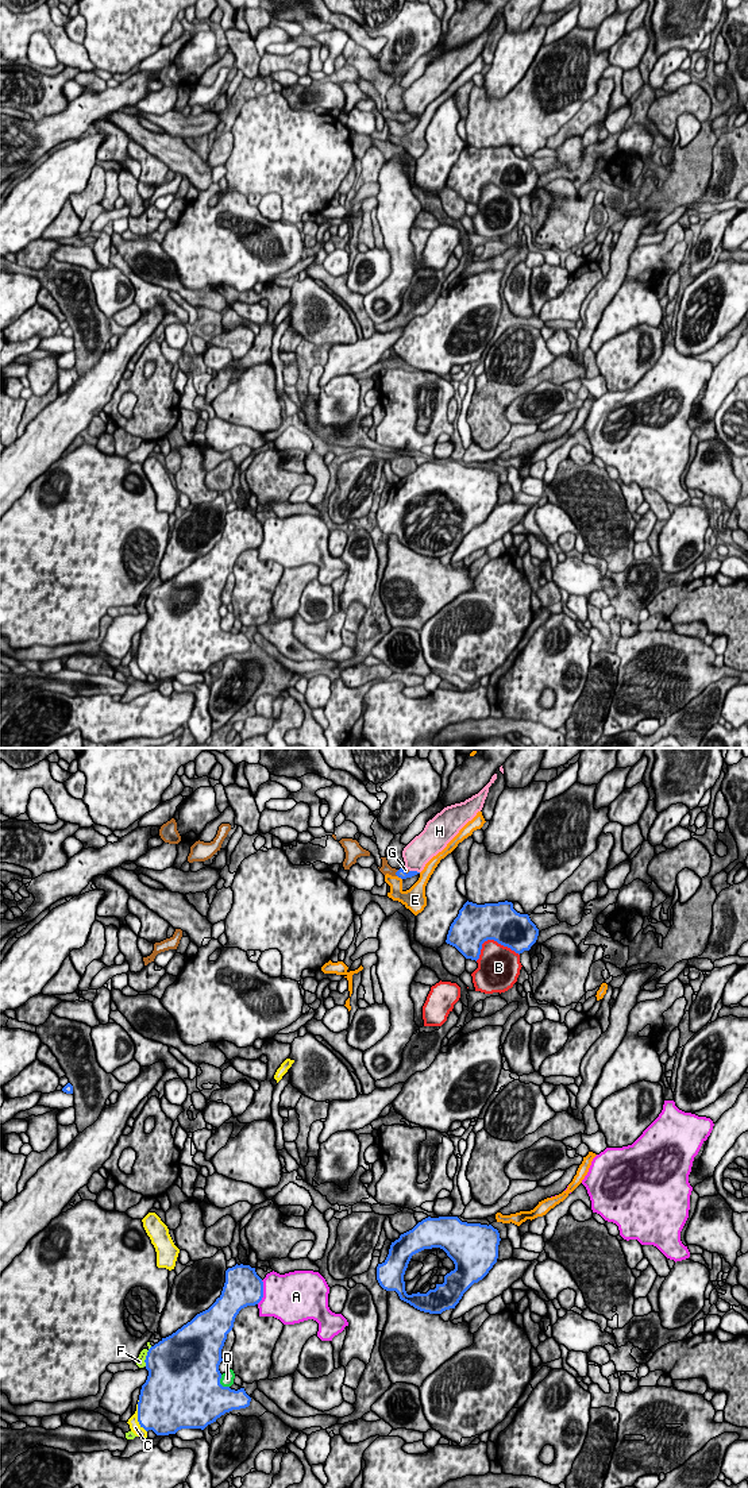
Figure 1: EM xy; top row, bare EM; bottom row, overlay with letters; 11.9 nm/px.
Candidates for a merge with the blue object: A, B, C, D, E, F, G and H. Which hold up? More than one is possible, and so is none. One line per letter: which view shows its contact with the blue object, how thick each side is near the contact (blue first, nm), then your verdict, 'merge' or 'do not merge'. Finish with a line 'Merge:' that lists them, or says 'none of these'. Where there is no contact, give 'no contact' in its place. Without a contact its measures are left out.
A: meets blue in xy; 460 nm thick on the blue side, 480 nm on the other; do not merge
B: meets blue in xy; 460 nm thick on the blue side, 380 nm on the other; do not merge
C: meets blue in xy; 480 nm thick on the blue side, 130 nm on the other; do not merge
D: meets blue in xy; 550 nm thick on the blue side, 160 nm on the other; do not merge
E: meets blue in xy; 100 nm thick on the blue side, 160 nm on the other; do not merge
F: meets blue in xy; 500 nm thick on the blue side, 100 nm on the other; do not merge
G: meets blue in xy; 100 nm thick on the blue side, 120 nm on the other; merge
H: meets blue in xy; 100 nm thick on the blue side, 320 nm on the other; do not merge
Merge: G

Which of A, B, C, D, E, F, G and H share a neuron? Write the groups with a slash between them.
A / B / C / D / E / F / G / H

